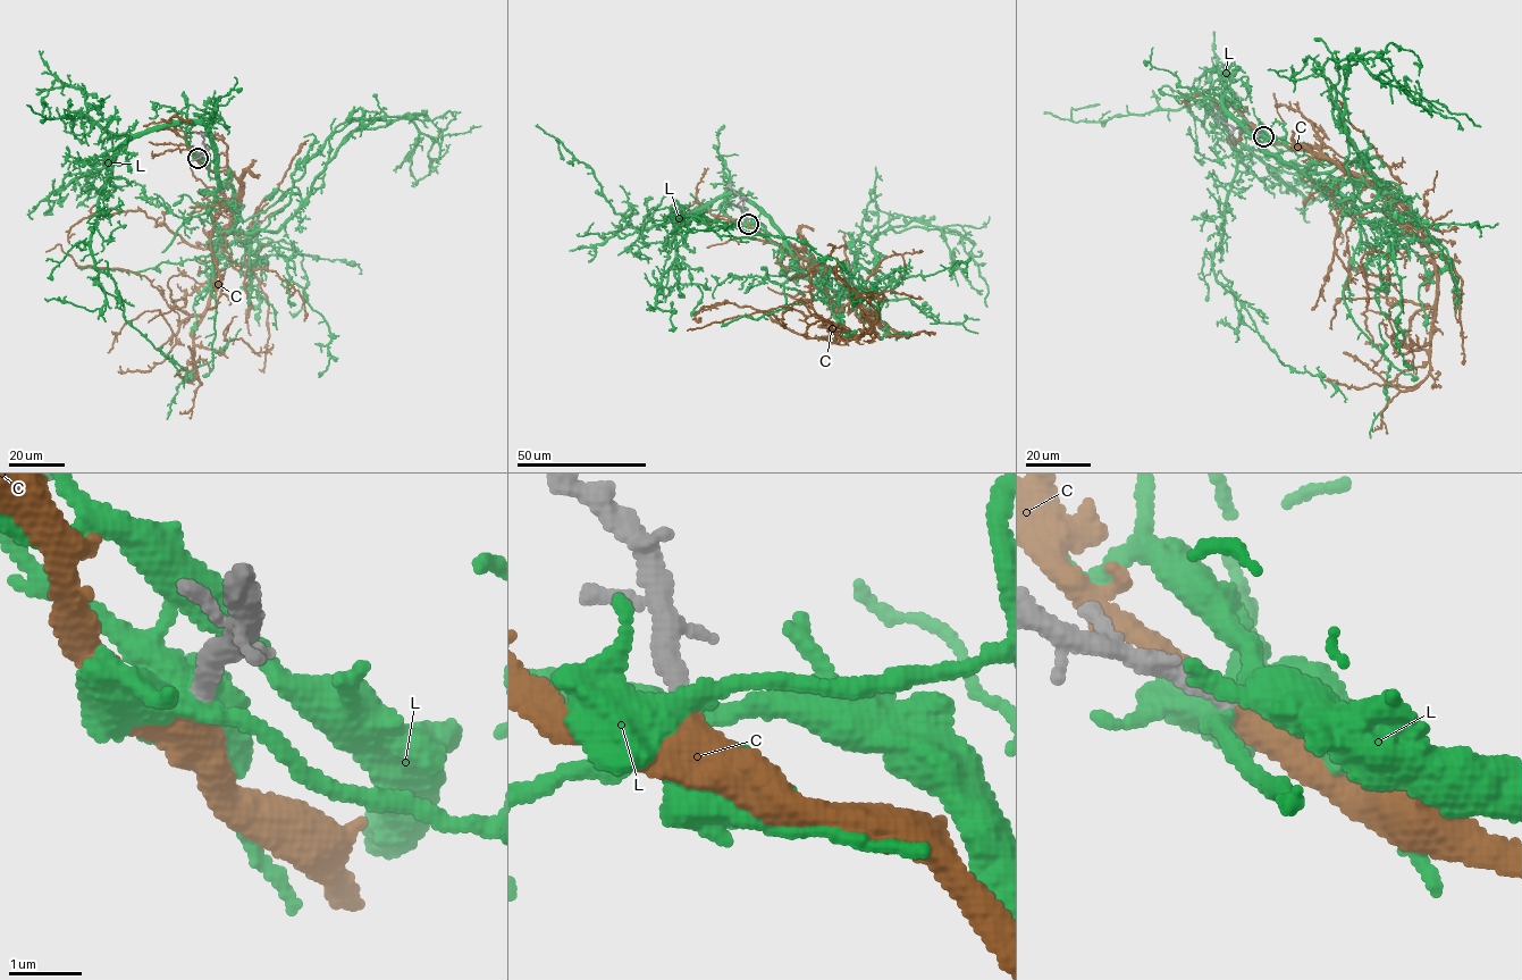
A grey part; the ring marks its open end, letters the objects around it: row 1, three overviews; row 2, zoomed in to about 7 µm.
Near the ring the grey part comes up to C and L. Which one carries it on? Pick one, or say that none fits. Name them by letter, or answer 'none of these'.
C

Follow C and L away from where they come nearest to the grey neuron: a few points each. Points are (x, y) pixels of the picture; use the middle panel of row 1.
C: (747, 224), (807, 253), (840, 326), (859, 337), (842, 338), (816, 315), (785, 306), (687, 331)
L: (747, 224), (797, 252), (837, 293), (854, 274), (864, 232), (899, 215), (955, 231), (985, 281), (987, 307)

